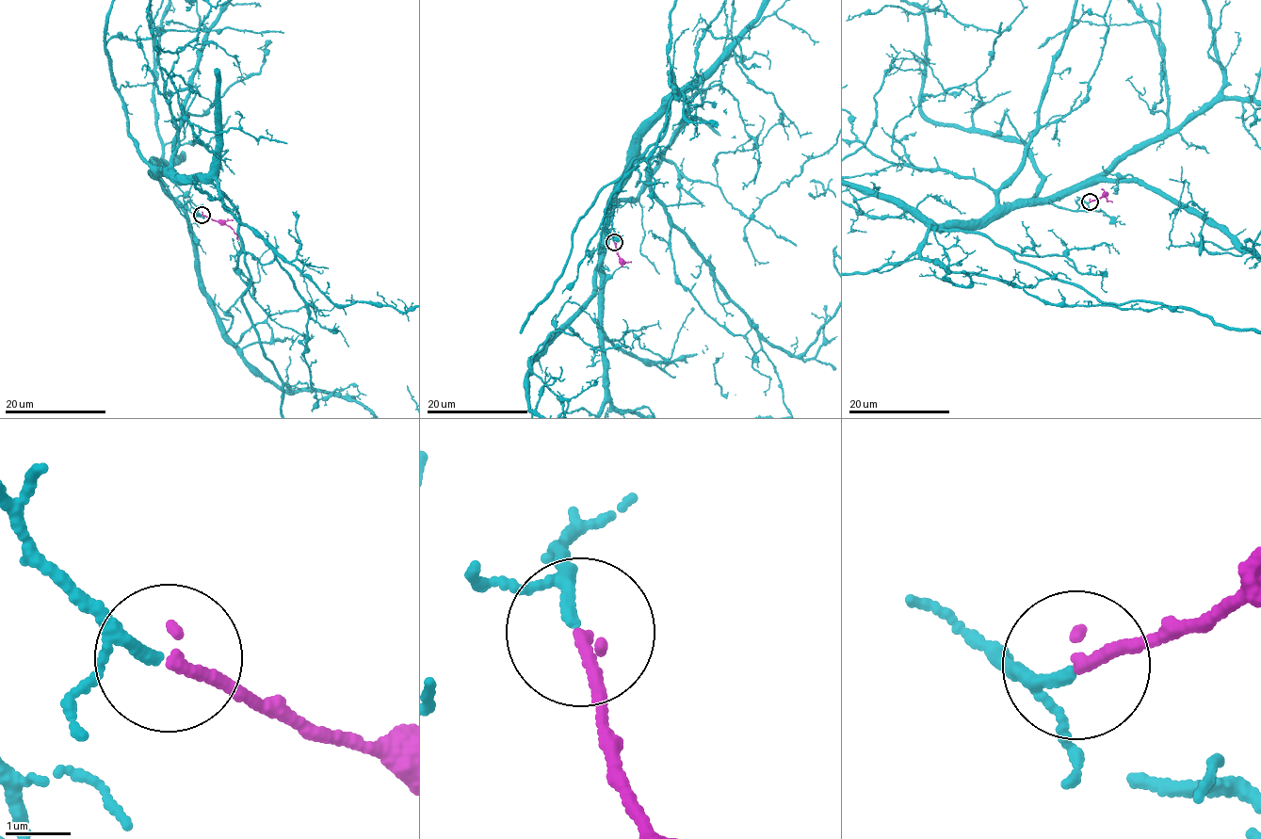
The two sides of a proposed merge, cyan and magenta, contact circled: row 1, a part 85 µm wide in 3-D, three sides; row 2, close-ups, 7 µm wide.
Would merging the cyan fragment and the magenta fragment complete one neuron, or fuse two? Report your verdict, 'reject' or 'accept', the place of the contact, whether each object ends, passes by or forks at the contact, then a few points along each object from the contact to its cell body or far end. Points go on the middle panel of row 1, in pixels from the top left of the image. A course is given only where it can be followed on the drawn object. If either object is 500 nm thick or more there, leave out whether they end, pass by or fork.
accept; at (614, 242); cyan passes by; magenta ends there; magenta runs (615, 243), (620, 260), (624, 262), (621, 266)

